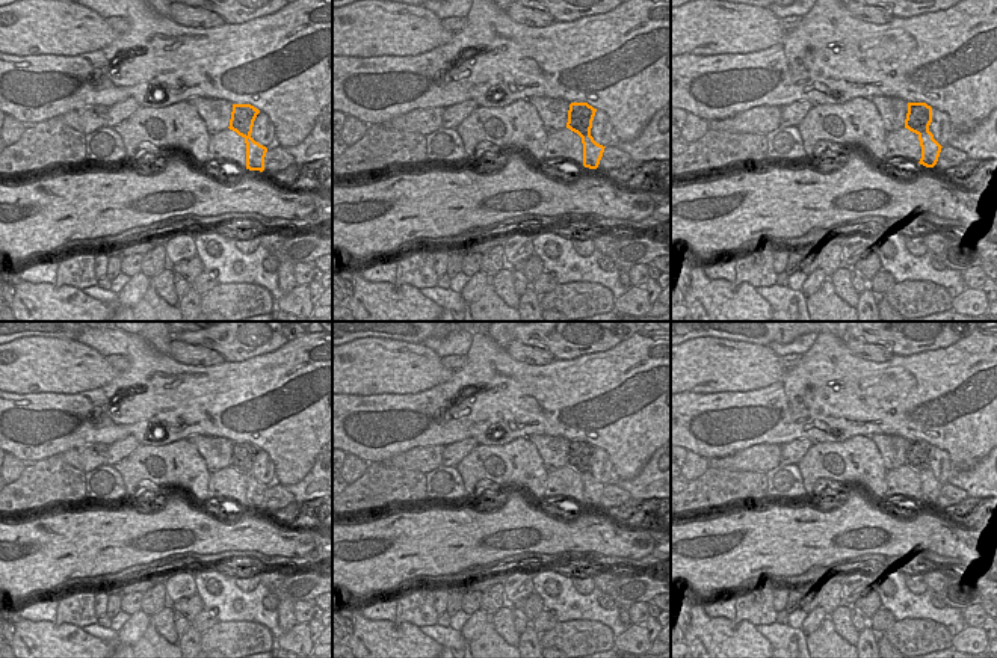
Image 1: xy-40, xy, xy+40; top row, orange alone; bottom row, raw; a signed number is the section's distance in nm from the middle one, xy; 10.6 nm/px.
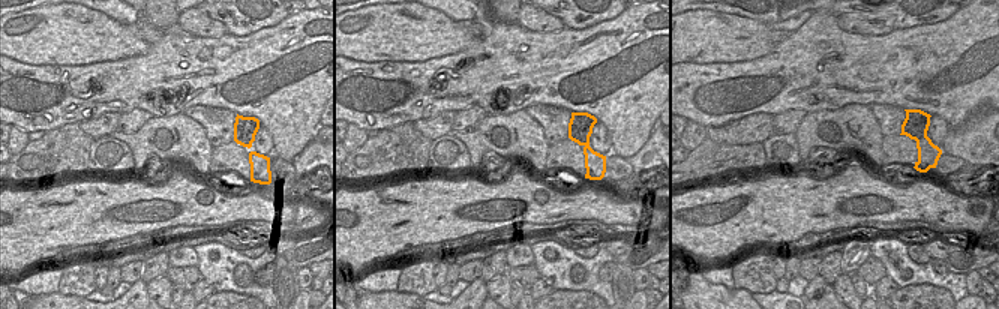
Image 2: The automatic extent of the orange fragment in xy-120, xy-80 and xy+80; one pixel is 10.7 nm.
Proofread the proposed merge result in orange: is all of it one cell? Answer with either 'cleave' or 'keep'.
cleave

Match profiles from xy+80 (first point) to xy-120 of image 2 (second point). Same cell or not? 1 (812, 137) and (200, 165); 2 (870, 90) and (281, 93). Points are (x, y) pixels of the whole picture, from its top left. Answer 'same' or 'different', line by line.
1: same
2: same

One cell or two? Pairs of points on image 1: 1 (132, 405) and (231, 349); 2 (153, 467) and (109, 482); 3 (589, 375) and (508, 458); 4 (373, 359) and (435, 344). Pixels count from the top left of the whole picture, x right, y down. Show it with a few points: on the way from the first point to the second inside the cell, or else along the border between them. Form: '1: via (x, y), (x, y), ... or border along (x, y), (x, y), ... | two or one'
1: border along (260, 353), (242, 361), (225, 361) | two
2: border along (111, 465), (121, 476), (124, 491), (130, 497) | two
3: border along (526, 436), (491, 445) | two
4: border along (423, 343), (440, 358) | two

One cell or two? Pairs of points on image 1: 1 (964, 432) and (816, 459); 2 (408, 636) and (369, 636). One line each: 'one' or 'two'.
1: two
2: one

